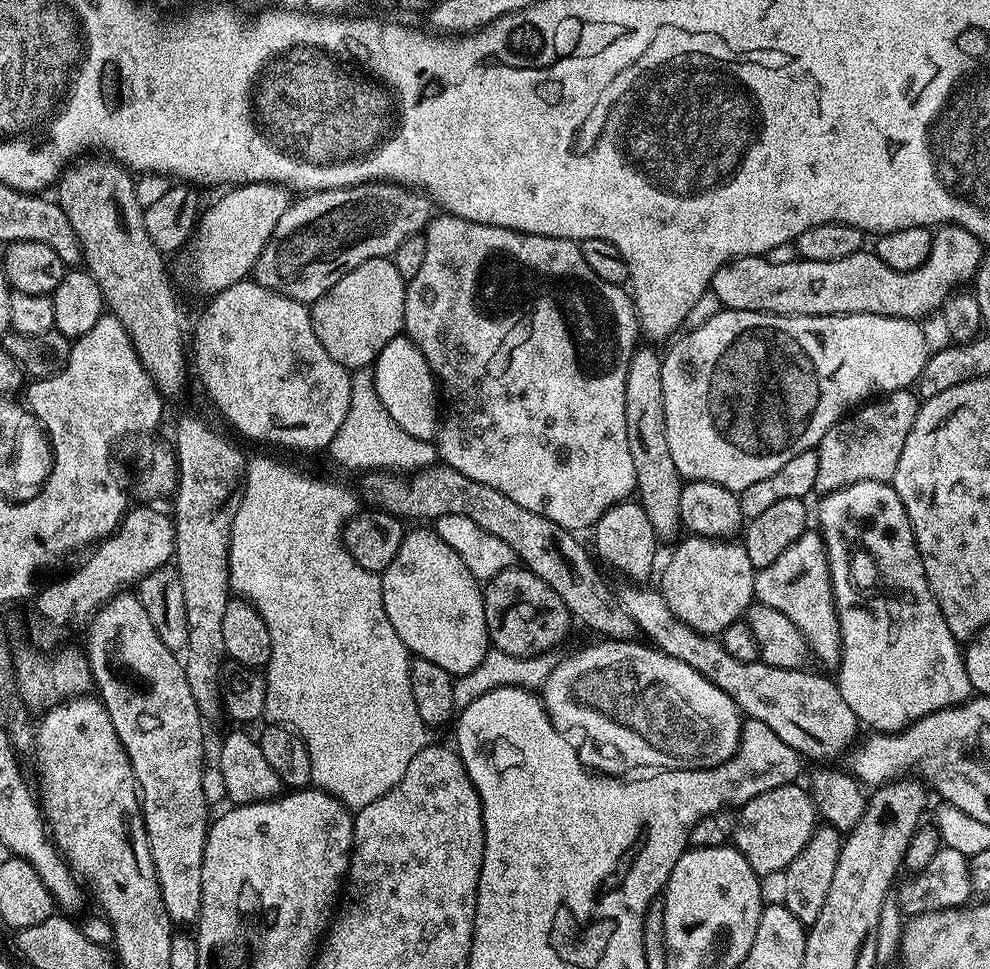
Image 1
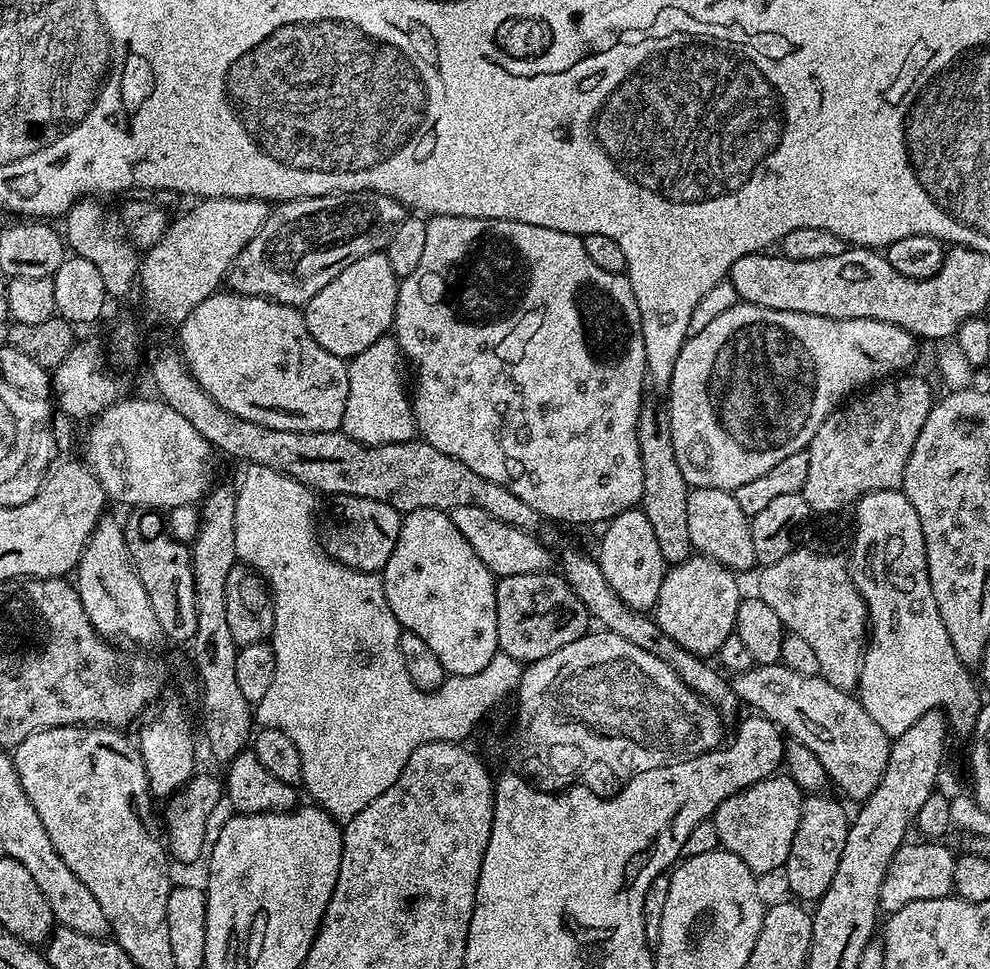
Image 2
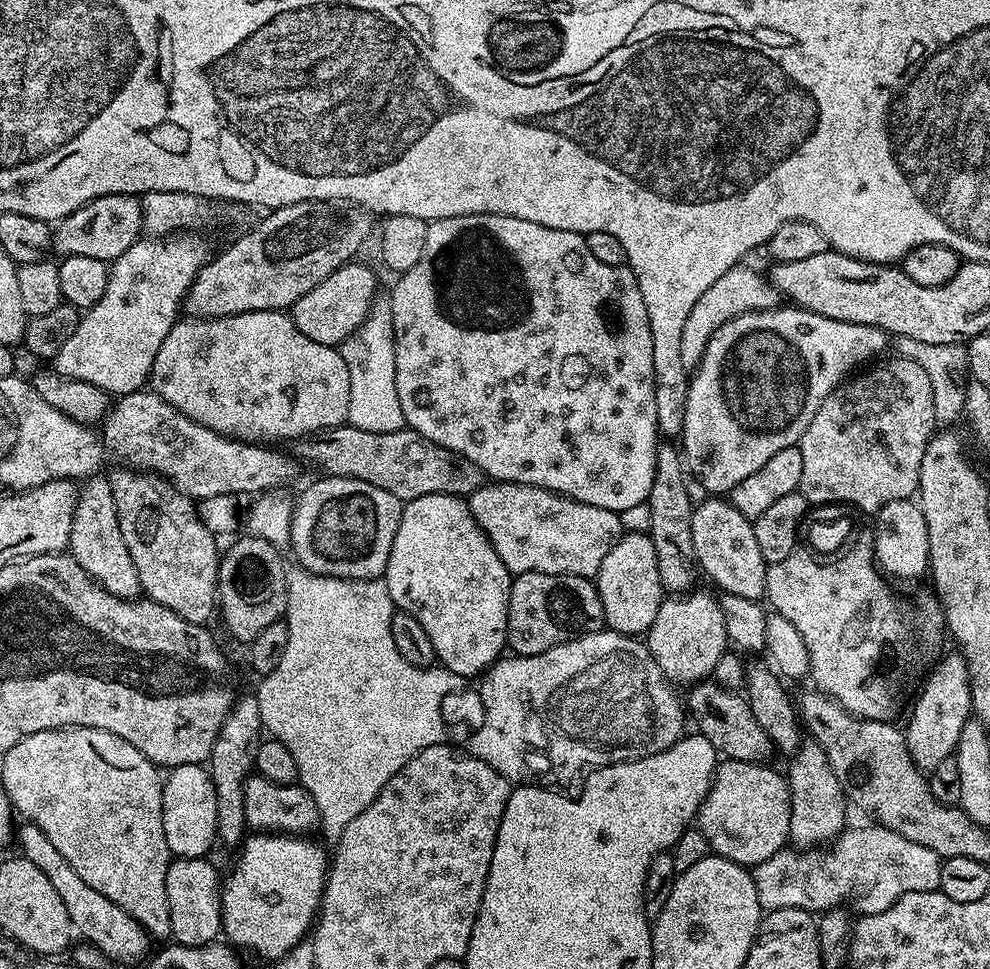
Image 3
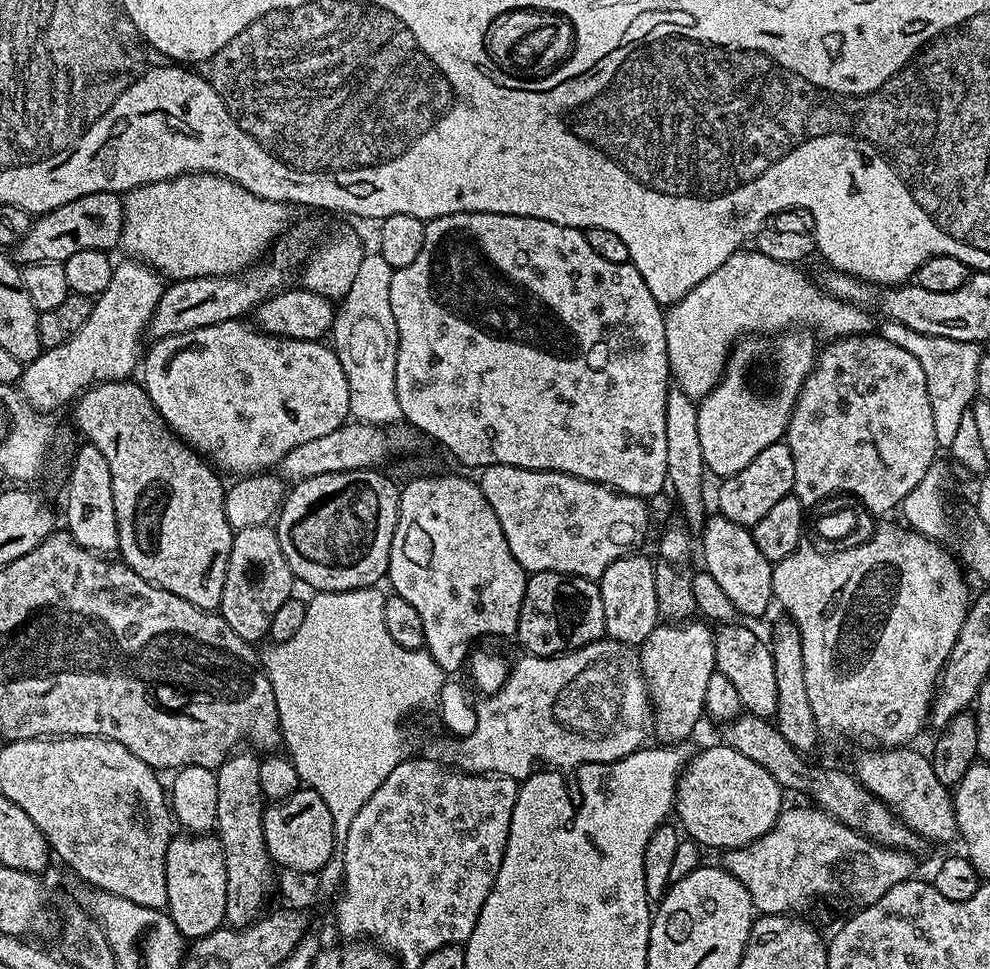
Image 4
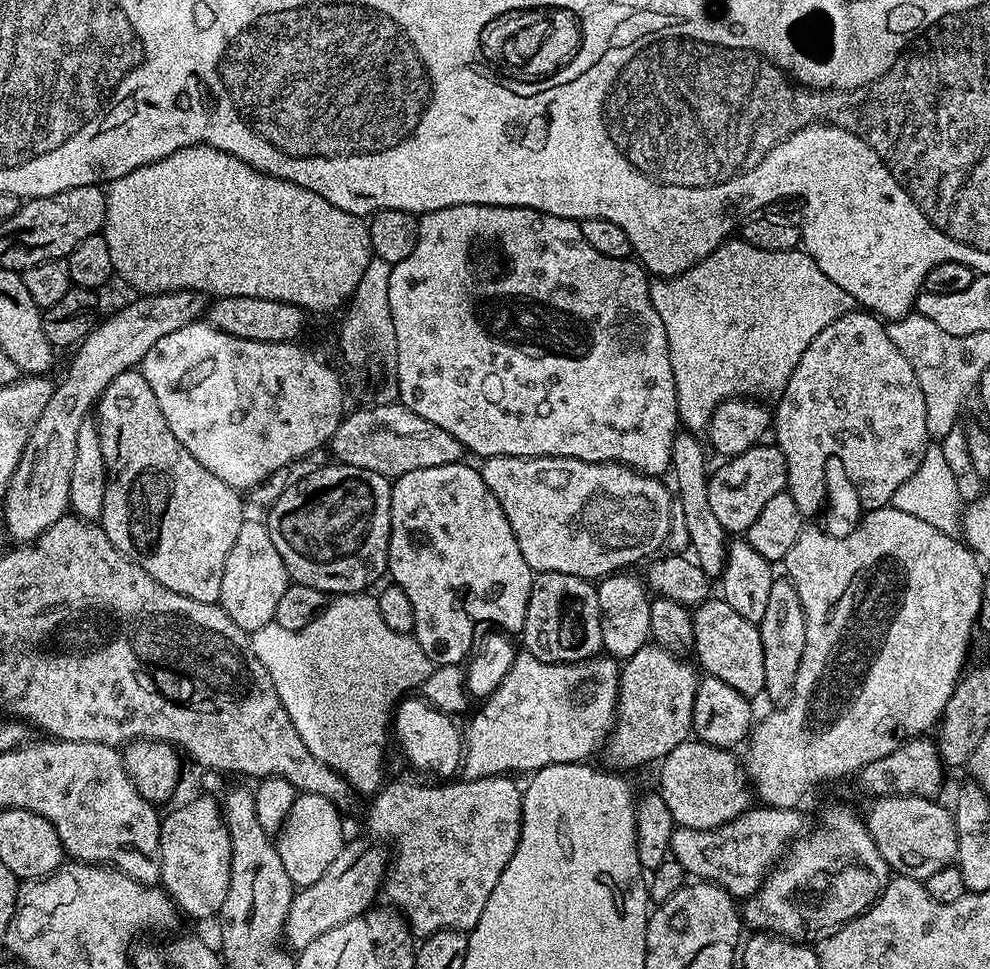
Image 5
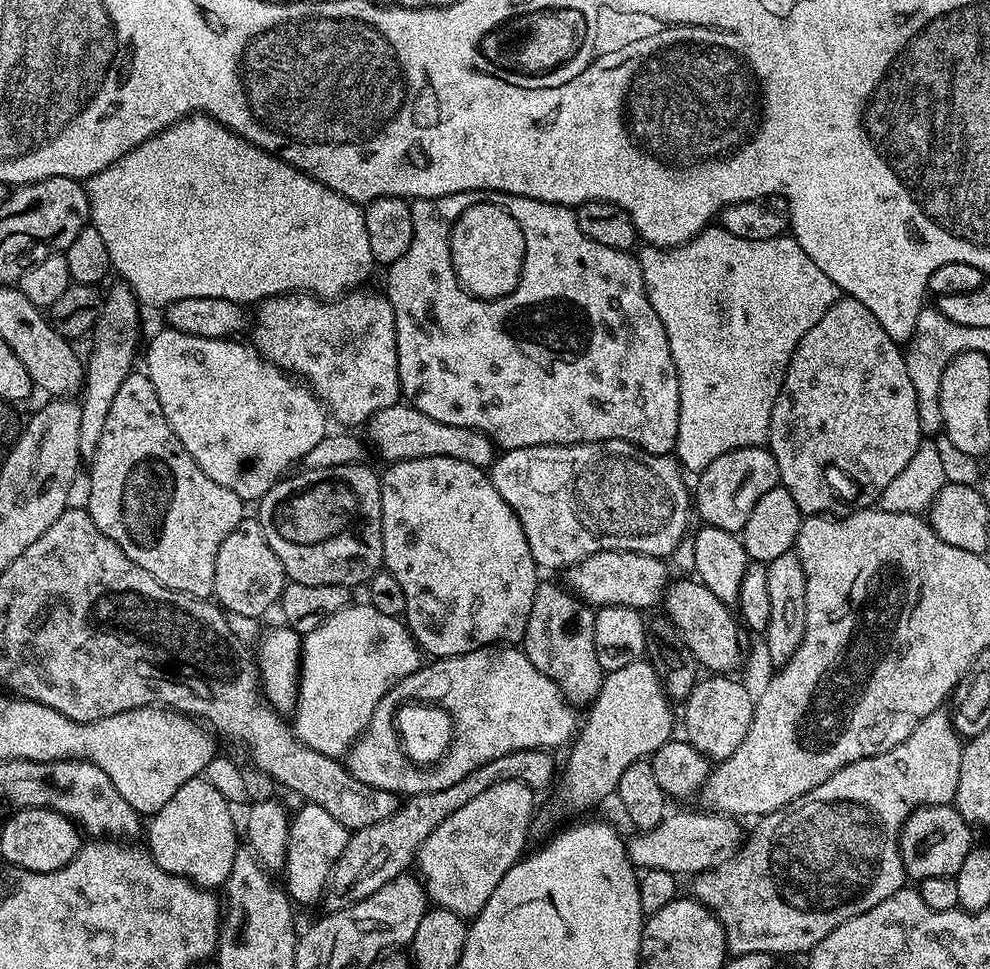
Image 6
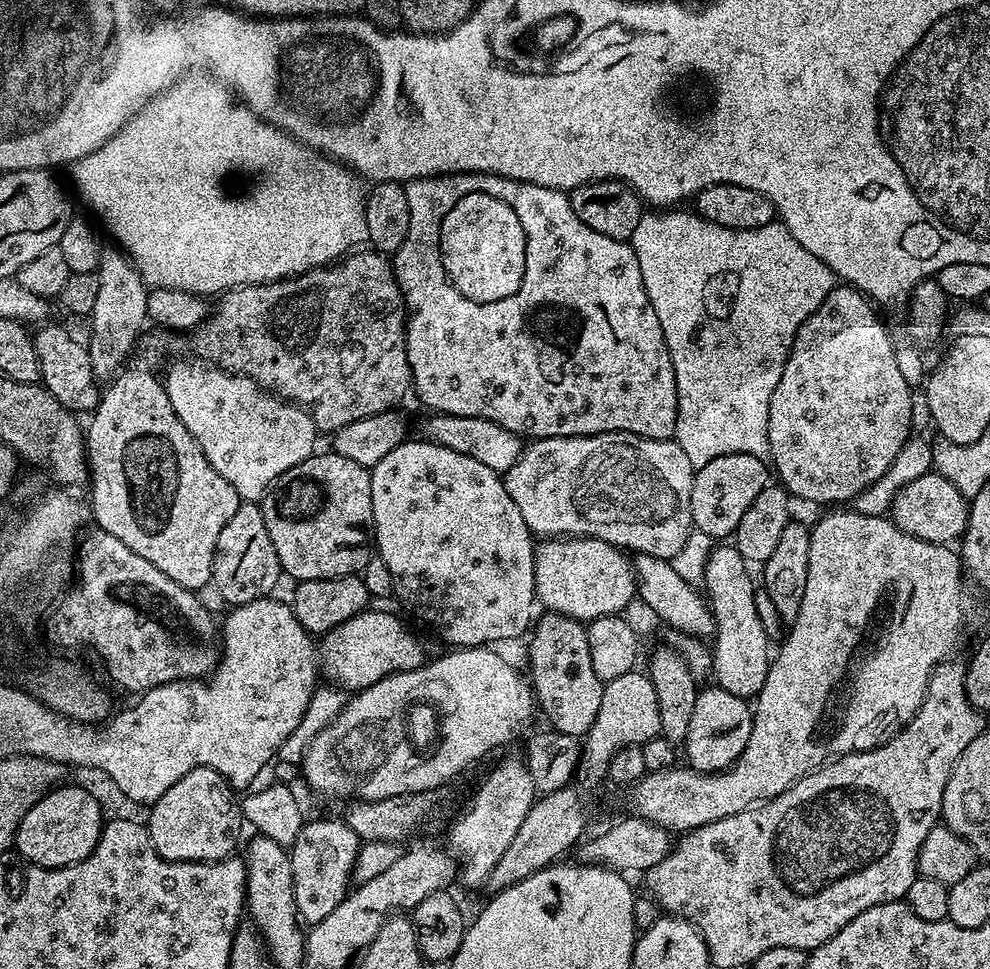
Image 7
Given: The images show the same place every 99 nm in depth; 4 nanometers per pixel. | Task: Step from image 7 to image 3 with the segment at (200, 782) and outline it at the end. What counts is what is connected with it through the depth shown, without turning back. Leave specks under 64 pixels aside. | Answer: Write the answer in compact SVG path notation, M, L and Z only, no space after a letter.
M186 857L184 859L173 859L168 865L166 870L166 898L168 899L168 905L170 906L170 930L172 931L171 939L175 943L182 946L202 946L203 944L213 943L221 935L222 932L222 909L220 906L220 889L222 887L221 873L216 873L216 868L211 864L208 858L200 859L198 857Z

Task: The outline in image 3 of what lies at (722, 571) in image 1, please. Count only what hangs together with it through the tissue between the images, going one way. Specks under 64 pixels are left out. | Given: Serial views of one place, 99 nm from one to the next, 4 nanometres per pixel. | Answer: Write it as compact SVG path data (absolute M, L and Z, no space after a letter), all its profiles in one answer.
M689 590L665 598L660 604L658 618L654 618L646 633L648 653L667 680L676 686L707 681L714 666L718 666L718 658L722 658L722 654L730 648L719 599L708 592L696 591Z

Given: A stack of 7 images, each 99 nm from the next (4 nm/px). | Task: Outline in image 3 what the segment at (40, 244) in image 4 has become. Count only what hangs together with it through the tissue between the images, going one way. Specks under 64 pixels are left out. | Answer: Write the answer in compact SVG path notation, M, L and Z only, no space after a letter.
M125 192L110 194L102 198L94 198L86 202L78 210L74 210L64 220L55 225L51 237L51 247L56 250L57 257L81 256L82 258L98 258L105 262L117 260L136 240L141 239L144 232L144 219L139 199L127 196Z

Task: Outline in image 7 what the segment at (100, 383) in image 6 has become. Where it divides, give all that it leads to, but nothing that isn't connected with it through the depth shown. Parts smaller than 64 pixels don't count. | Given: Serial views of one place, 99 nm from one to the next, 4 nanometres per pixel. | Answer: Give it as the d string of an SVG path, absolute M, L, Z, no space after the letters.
M105 247L101 251L100 264L95 271L98 278L98 299L94 301L94 310L90 317L92 337L86 340L90 366L94 370L97 381L100 382L115 377L127 365L124 363L127 362L128 355L131 352L133 355L145 331L144 324L149 323L146 298L150 289L127 255L119 247L111 247Z

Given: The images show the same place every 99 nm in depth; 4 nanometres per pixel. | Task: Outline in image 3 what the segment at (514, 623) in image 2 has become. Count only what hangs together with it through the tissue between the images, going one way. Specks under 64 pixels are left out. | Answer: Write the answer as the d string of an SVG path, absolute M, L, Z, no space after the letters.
M521 572L512 581L508 607L507 647L517 656L542 654L587 632L605 627L602 598L595 583L586 576L555 576Z

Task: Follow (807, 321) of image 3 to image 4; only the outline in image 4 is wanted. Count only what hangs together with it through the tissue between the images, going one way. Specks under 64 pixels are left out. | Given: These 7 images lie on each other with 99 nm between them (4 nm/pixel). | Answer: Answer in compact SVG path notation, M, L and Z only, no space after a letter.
M804 330L749 334L733 347L720 381L698 404L698 439L704 467L711 475L738 474L766 446L785 439L800 392L816 367L818 344L816 348L812 336Z

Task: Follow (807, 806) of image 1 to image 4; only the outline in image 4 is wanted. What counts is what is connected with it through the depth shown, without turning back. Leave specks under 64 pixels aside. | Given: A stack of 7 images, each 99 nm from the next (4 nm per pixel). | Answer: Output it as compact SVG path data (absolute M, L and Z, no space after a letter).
M717 742L685 764L676 784L674 816L679 827L705 849L745 848L776 825L786 804L784 796L785 789L758 762L738 754L729 744Z

